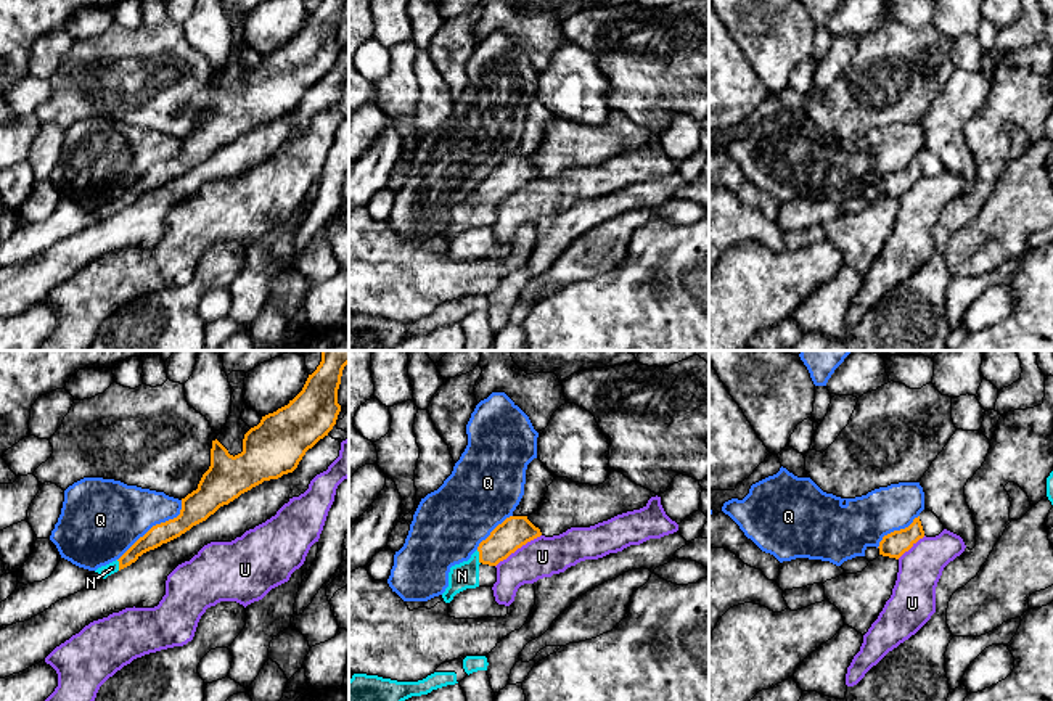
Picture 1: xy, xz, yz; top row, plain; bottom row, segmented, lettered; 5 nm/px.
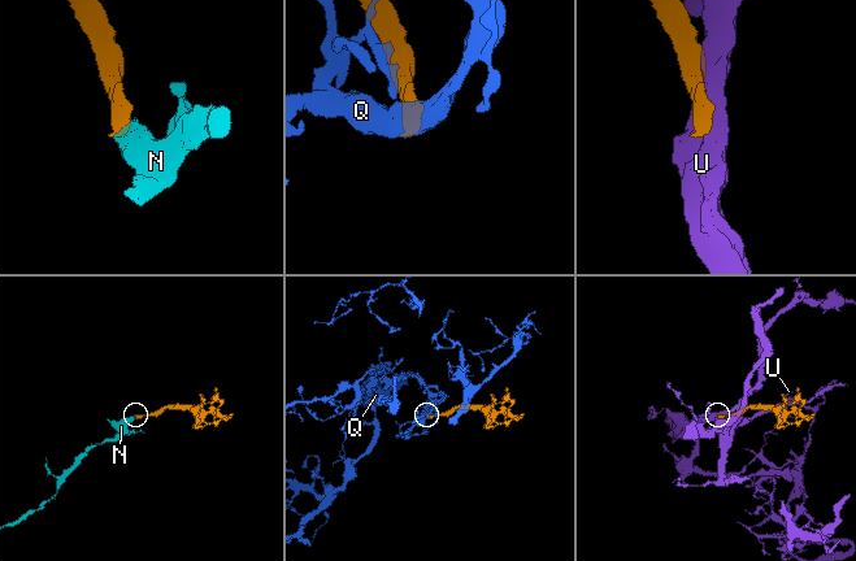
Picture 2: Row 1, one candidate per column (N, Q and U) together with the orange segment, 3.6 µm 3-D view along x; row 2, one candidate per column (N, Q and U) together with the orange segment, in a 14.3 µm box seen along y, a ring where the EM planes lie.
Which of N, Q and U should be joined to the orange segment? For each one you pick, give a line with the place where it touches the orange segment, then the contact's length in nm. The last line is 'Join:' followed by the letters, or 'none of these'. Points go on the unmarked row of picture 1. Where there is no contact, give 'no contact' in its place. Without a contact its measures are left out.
N: xz (479, 196) | 70 nm
Join: N

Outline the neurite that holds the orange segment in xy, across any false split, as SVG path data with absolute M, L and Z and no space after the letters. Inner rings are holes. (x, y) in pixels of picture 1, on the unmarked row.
M322 0L317 10L309 14L302 31L289 40L288 45L262 56L260 63L244 74L241 93L233 96L217 79L212 80L211 106L203 114L198 129L182 138L180 154L174 159L153 166L119 199L98 207L95 212L106 219L108 215L135 203L143 193L180 177L193 166L206 161L220 146L228 145L241 133L251 130L264 121L278 119L283 114L293 113L305 92L320 79L328 76L336 64L341 51L341 45L338 43L338 29L342 10L347 3L349 0Z

